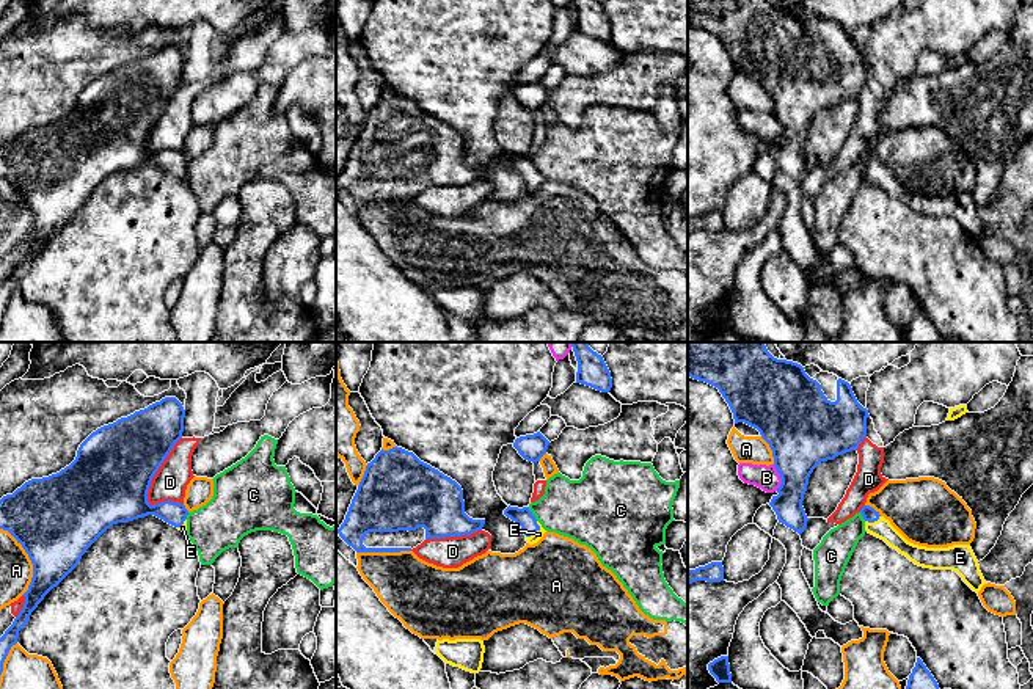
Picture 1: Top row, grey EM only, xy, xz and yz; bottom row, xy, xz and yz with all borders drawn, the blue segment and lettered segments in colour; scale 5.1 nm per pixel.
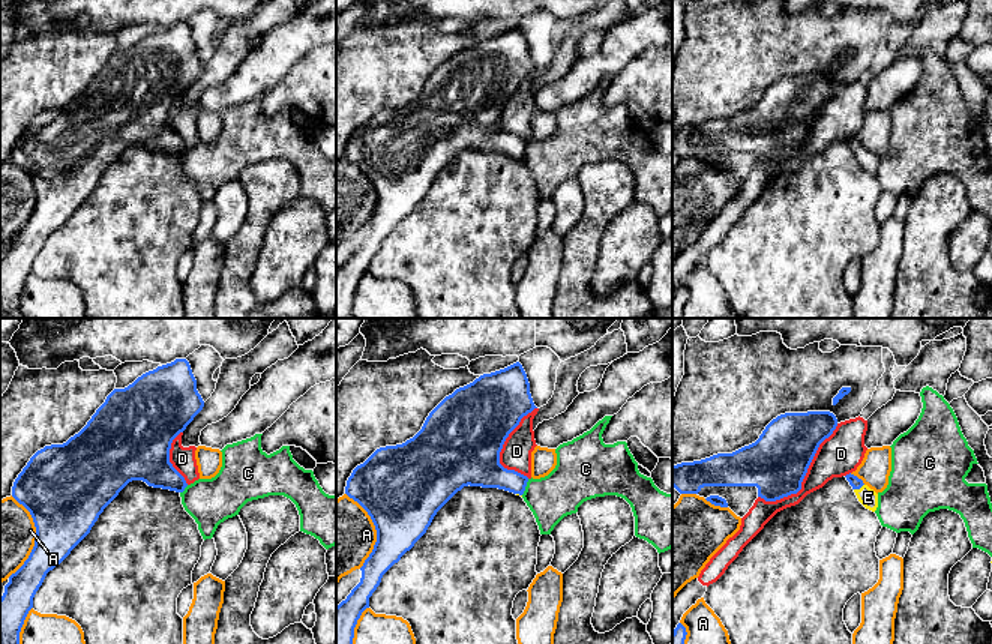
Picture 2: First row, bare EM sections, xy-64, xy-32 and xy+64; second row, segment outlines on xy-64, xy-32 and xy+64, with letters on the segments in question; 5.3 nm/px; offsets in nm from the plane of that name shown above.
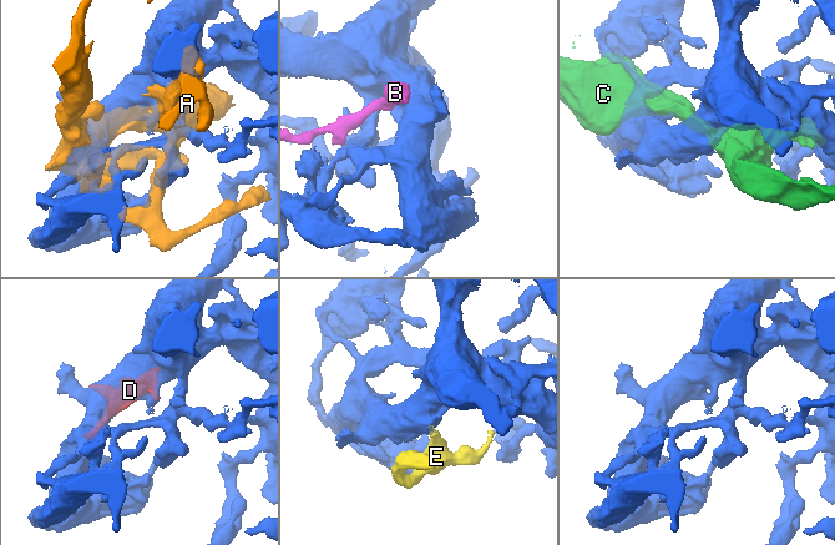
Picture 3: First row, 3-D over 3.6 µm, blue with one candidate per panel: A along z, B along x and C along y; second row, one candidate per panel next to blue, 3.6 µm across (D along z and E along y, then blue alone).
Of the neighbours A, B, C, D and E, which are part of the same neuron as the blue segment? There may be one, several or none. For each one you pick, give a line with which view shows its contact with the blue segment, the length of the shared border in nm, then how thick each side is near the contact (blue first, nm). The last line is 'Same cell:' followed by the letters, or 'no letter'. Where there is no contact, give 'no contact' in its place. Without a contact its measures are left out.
E: meets blue in xz; contact 110 nm long; 100 nm thick on the blue side, 50 nm on the other
Same cell: E

